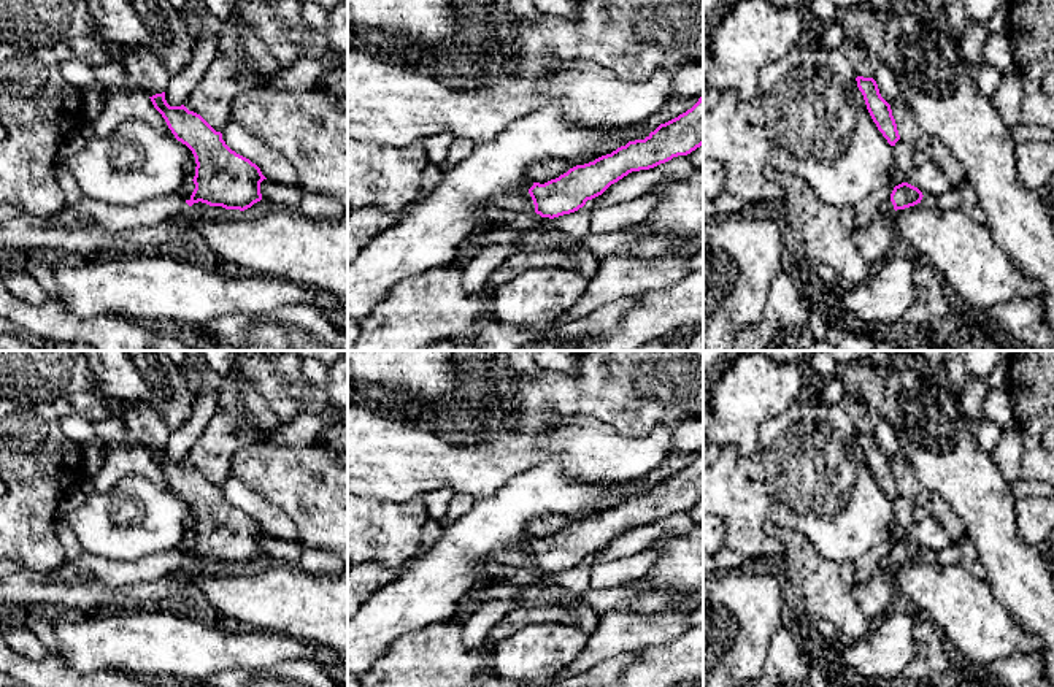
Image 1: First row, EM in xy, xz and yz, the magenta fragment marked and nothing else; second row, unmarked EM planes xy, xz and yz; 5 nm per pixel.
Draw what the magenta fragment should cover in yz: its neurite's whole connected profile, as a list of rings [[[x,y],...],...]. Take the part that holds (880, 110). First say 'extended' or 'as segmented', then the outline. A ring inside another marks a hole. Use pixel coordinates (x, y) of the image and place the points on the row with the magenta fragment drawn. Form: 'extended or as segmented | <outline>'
as segmented | [[[857,76],[857,87],[864,95],[867,109],[876,124],[878,130],[891,146],[900,140],[891,105],[881,97],[878,84],[873,78]]]

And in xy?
extended | [[[165,92],[156,94],[149,98],[151,98],[154,108],[165,119],[165,122],[167,122],[168,129],[171,130],[171,133],[175,135],[175,138],[178,141],[181,141],[183,144],[186,144],[195,157],[197,167],[195,167],[195,176],[192,179],[195,184],[195,189],[194,189],[190,198],[183,200],[178,194],[171,194],[167,197],[143,201],[140,205],[110,205],[110,203],[103,203],[103,201],[97,201],[97,200],[84,197],[75,206],[71,206],[71,208],[63,206],[59,213],[56,213],[52,216],[57,227],[60,227],[63,230],[89,228],[86,224],[89,221],[92,221],[94,227],[105,233],[121,233],[125,230],[157,227],[162,222],[171,221],[179,216],[186,216],[192,211],[190,206],[198,201],[206,203],[210,206],[222,206],[225,209],[244,211],[244,209],[251,208],[254,203],[262,200],[260,182],[267,178],[262,175],[260,168],[256,163],[252,163],[249,159],[232,151],[222,140],[221,132],[216,132],[200,114],[189,111],[184,105],[170,106],[165,100]]]

